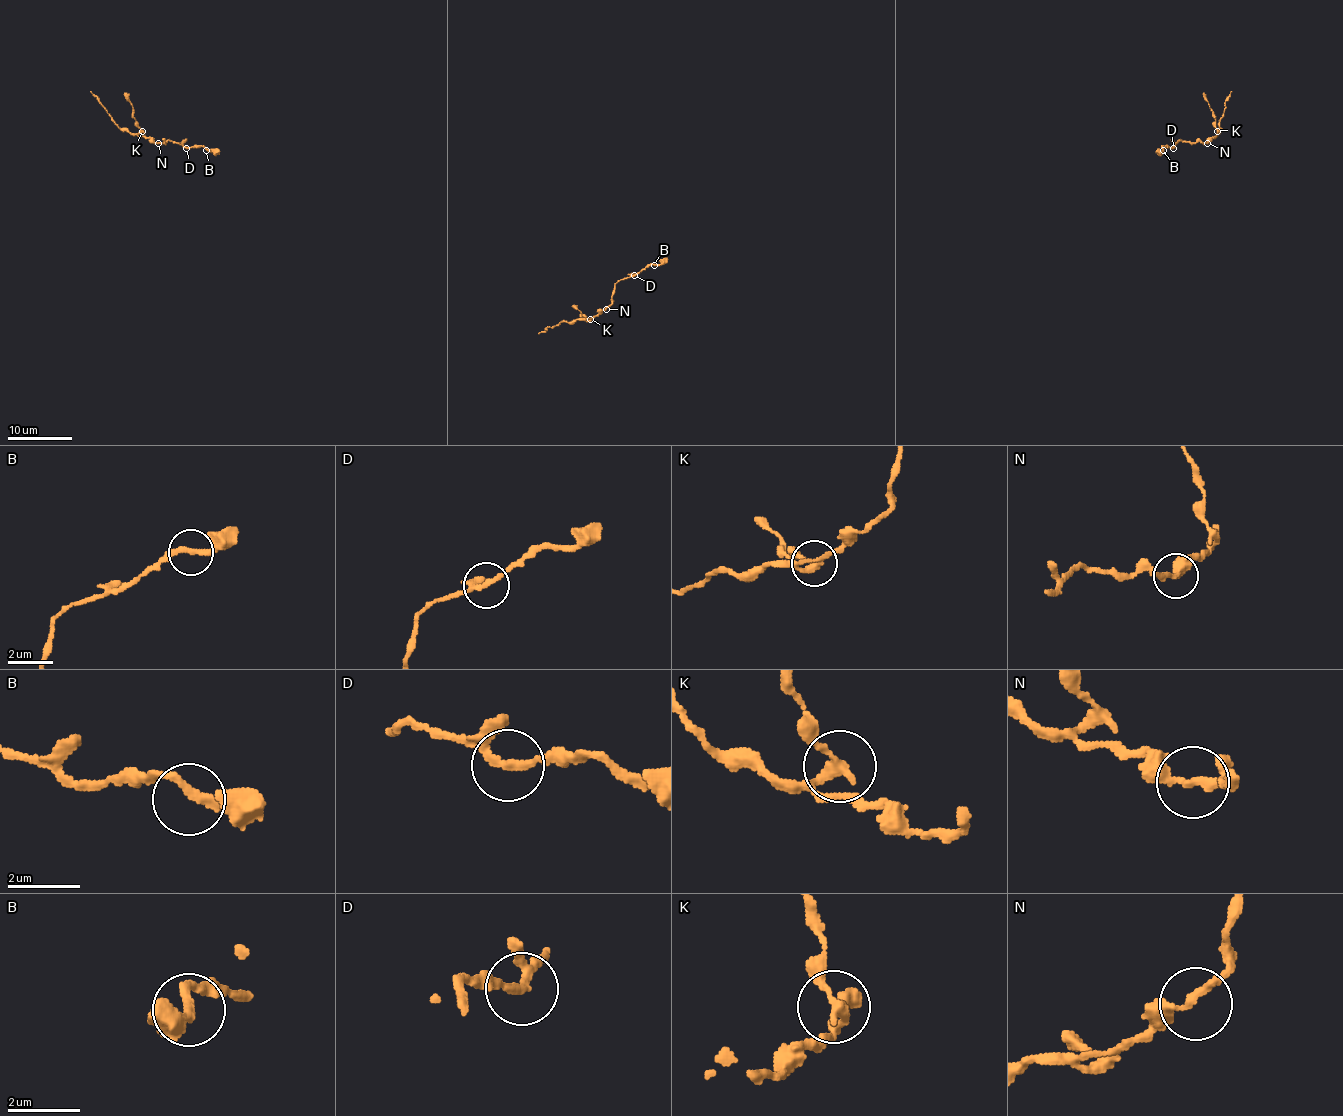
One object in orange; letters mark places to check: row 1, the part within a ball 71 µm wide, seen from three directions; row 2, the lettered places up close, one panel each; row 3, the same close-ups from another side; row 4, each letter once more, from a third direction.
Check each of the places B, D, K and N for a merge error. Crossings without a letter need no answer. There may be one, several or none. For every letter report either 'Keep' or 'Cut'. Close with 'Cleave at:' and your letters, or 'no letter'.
B: Keep
D: Keep
K: Cut
N: Keep
Cleave at: K

